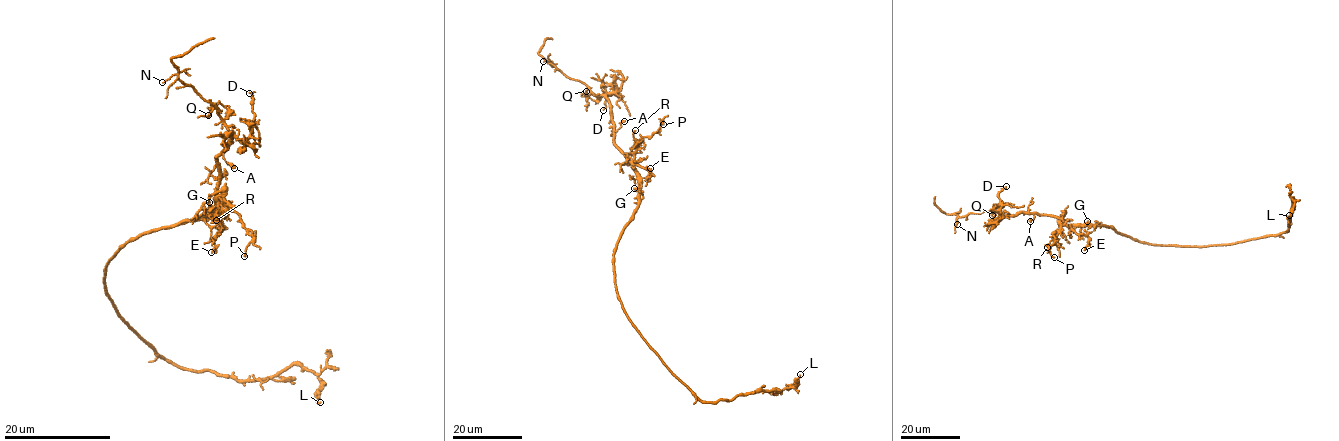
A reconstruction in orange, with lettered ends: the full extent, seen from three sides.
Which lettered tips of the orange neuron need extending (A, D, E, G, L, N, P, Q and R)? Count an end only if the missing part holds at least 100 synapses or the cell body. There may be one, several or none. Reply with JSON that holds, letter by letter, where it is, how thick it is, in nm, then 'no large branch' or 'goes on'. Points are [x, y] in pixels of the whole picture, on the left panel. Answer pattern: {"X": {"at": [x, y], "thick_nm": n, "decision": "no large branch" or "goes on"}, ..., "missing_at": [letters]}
{"A": {"at": [234, 168], "thick_nm": 150, "decision": "no large branch"}, "D": {"at": [249, 93], "thick_nm": 80, "decision": "no large branch"}, "E": {"at": [211, 252], "thick_nm": 130, "decision": "no large branch"}, "G": {"at": [209, 202], "thick_nm": 160, "decision": "no large branch"}, "L": {"at": [320, 402], "thick_nm": 180, "decision": "no large branch"}, "N": {"at": [162, 82], "thick_nm": 100, "decision": "no large branch"}, "P": {"at": [244, 256], "thick_nm": 160, "decision": "no large branch"}, "Q": {"at": [208, 115], "thick_nm": 140, "decision": "no large branch"}, "R": {"at": [216, 220], "thick_nm": 90, "decision": "no large branch"}, "missing_at": []}

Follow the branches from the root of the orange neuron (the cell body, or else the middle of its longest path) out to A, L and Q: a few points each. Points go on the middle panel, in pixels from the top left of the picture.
A: (613, 255), (621, 232), (638, 205), (639, 175), (614, 141), (615, 131), (624, 121)
L: (613, 255), (615, 289), (628, 319), (701, 400), (732, 401), (761, 391), (777, 394), (794, 387), (800, 374)
Q: (613, 255), (621, 232), (638, 205), (639, 175), (615, 143), (610, 103), (602, 95), (588, 95), (586, 91)

